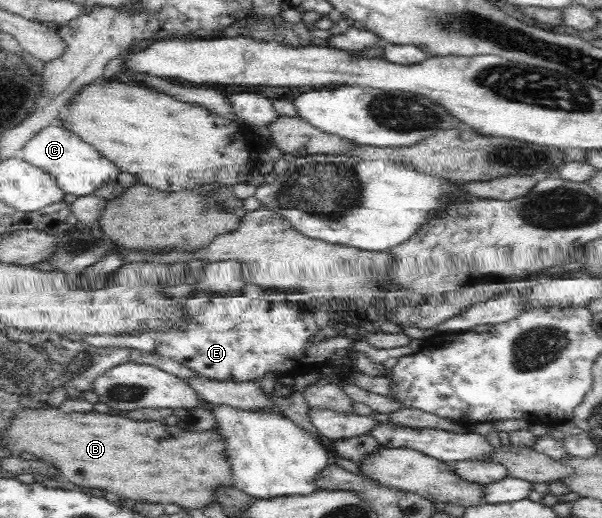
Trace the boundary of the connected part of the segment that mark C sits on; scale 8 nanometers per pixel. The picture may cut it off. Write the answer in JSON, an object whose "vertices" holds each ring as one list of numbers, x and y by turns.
{"vertices":[[56,123,38,131,22,149,21,158,54,177,54,182,64,193,72,193,77,197,88,195,91,191,116,181,120,173,114,164,98,155,86,141,78,139,74,133,66,131]]}

